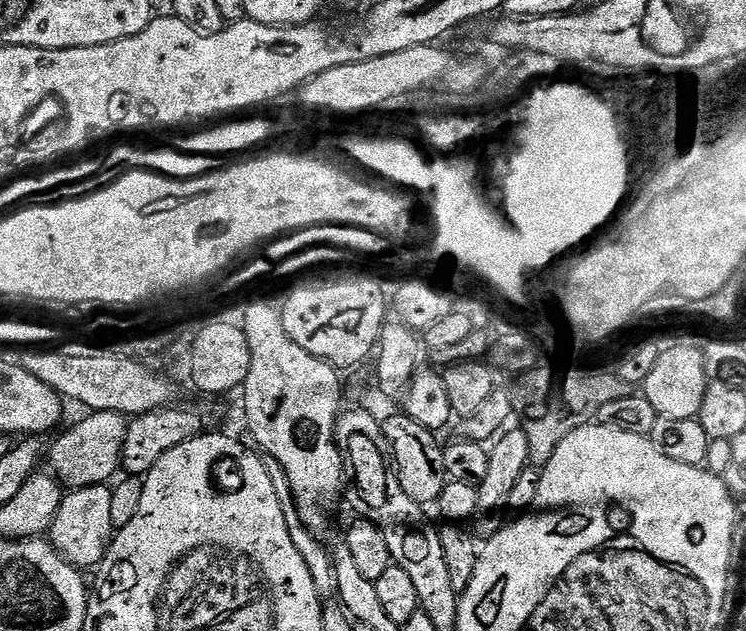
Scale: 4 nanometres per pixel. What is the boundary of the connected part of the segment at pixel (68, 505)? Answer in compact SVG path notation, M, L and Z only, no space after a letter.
M95 484L89 488L78 488L65 495L62 506L50 529L50 543L70 564L81 570L95 569L112 543L114 529L110 518L112 488L108 484Z

